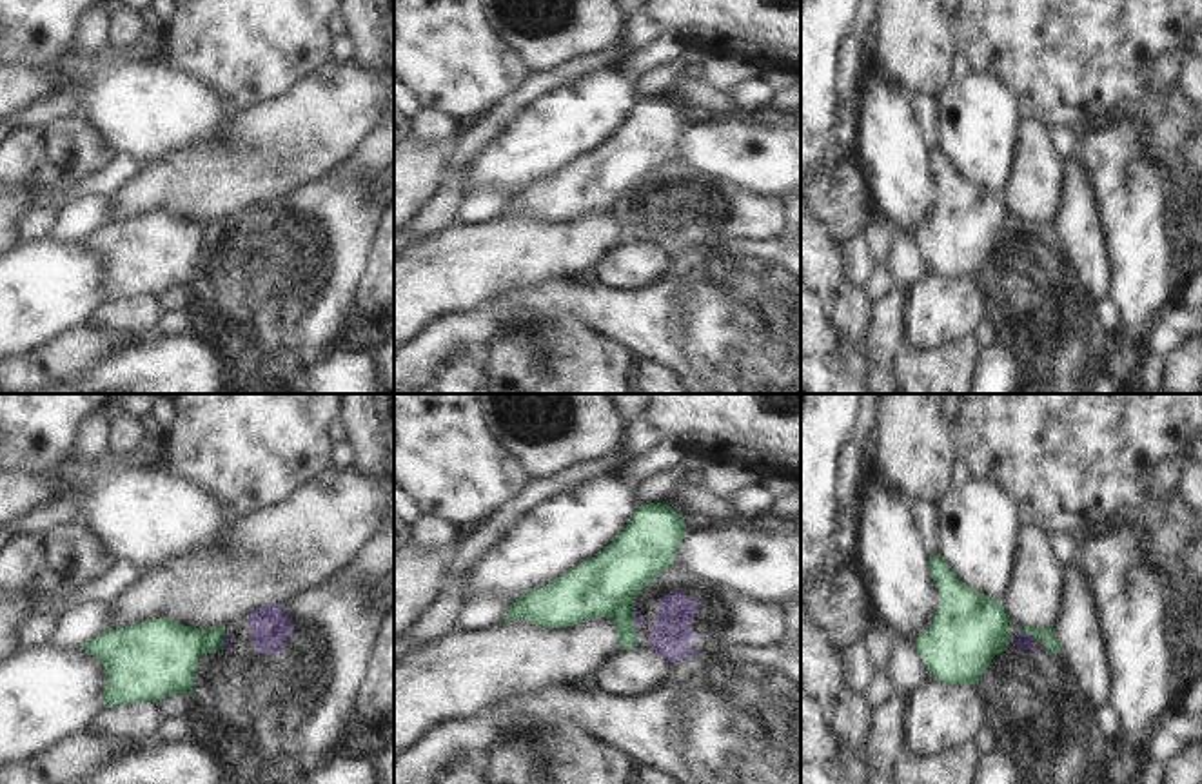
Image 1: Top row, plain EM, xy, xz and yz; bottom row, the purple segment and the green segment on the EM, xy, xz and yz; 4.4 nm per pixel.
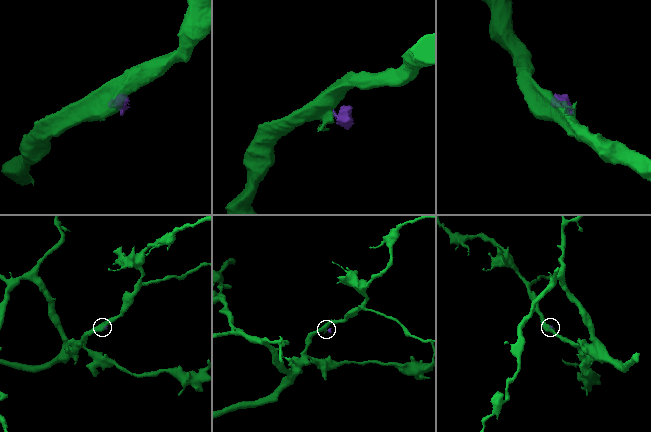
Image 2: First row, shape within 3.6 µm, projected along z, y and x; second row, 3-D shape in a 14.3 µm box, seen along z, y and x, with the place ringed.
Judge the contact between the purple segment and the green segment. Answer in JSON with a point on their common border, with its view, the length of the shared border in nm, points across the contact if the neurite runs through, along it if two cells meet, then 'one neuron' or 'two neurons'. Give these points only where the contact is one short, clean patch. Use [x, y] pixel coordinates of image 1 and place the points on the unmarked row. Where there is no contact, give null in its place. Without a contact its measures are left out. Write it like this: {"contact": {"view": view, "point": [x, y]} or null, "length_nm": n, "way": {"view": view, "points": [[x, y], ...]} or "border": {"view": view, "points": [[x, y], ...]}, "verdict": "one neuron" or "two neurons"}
{"contact": {"view": "yz", "point": [1028, 229]}, "length_nm": 100, "border": {"view": "yz", "points": [[1019, 225], [1028, 227], [1037, 236]]}, "verdict": "two neurons"}

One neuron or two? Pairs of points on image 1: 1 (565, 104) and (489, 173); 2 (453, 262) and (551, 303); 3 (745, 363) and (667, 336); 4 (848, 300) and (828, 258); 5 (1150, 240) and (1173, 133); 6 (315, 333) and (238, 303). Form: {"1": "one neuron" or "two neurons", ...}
{"1": "one neuron", "2": "two neurons", "3": "one neuron", "4": "one neuron", "5": "two neurons", "6": "one neuron"}

